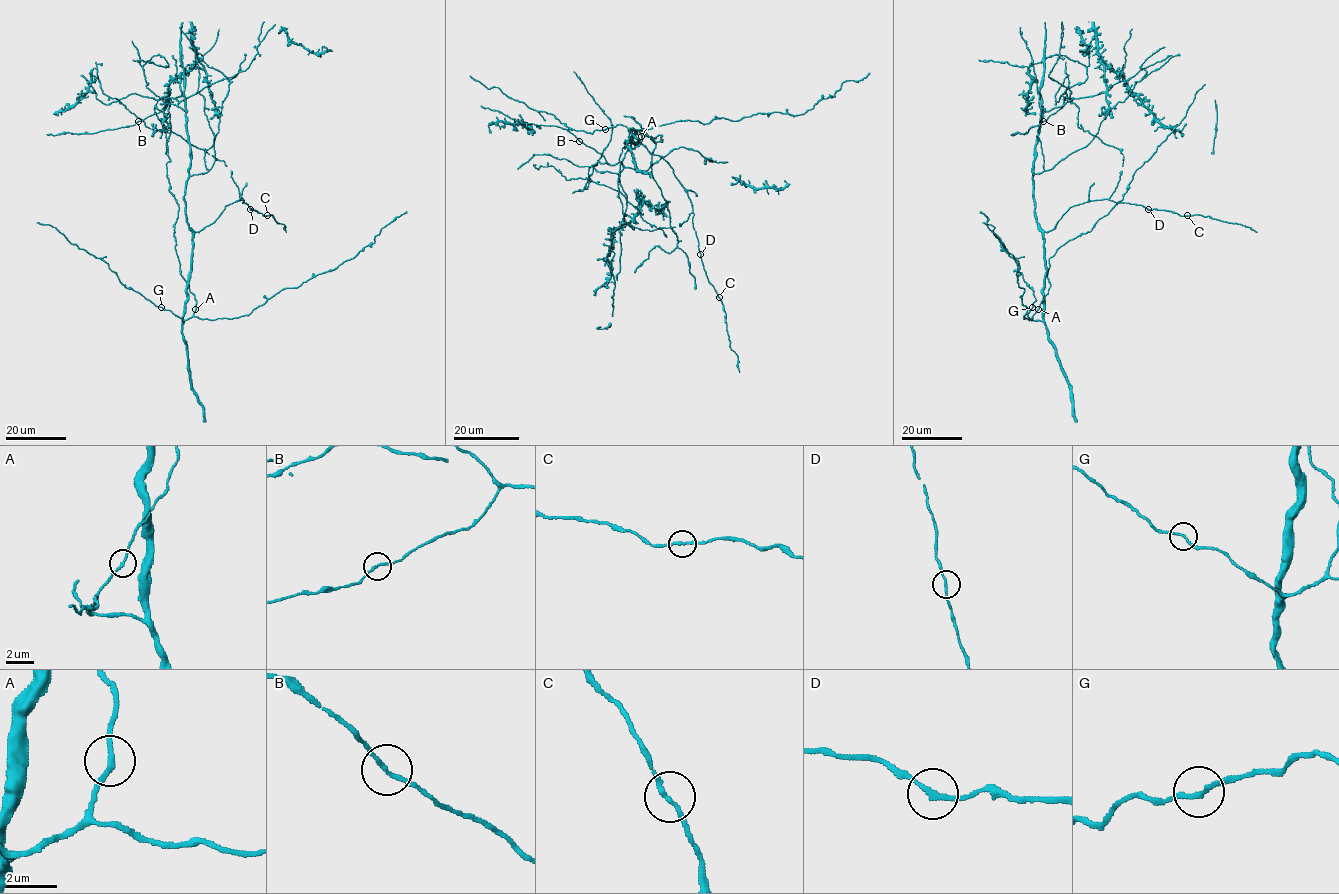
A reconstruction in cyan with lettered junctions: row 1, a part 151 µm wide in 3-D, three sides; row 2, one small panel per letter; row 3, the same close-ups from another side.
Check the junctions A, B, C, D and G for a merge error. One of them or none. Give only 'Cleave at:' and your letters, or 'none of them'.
Cleave at: none of them

